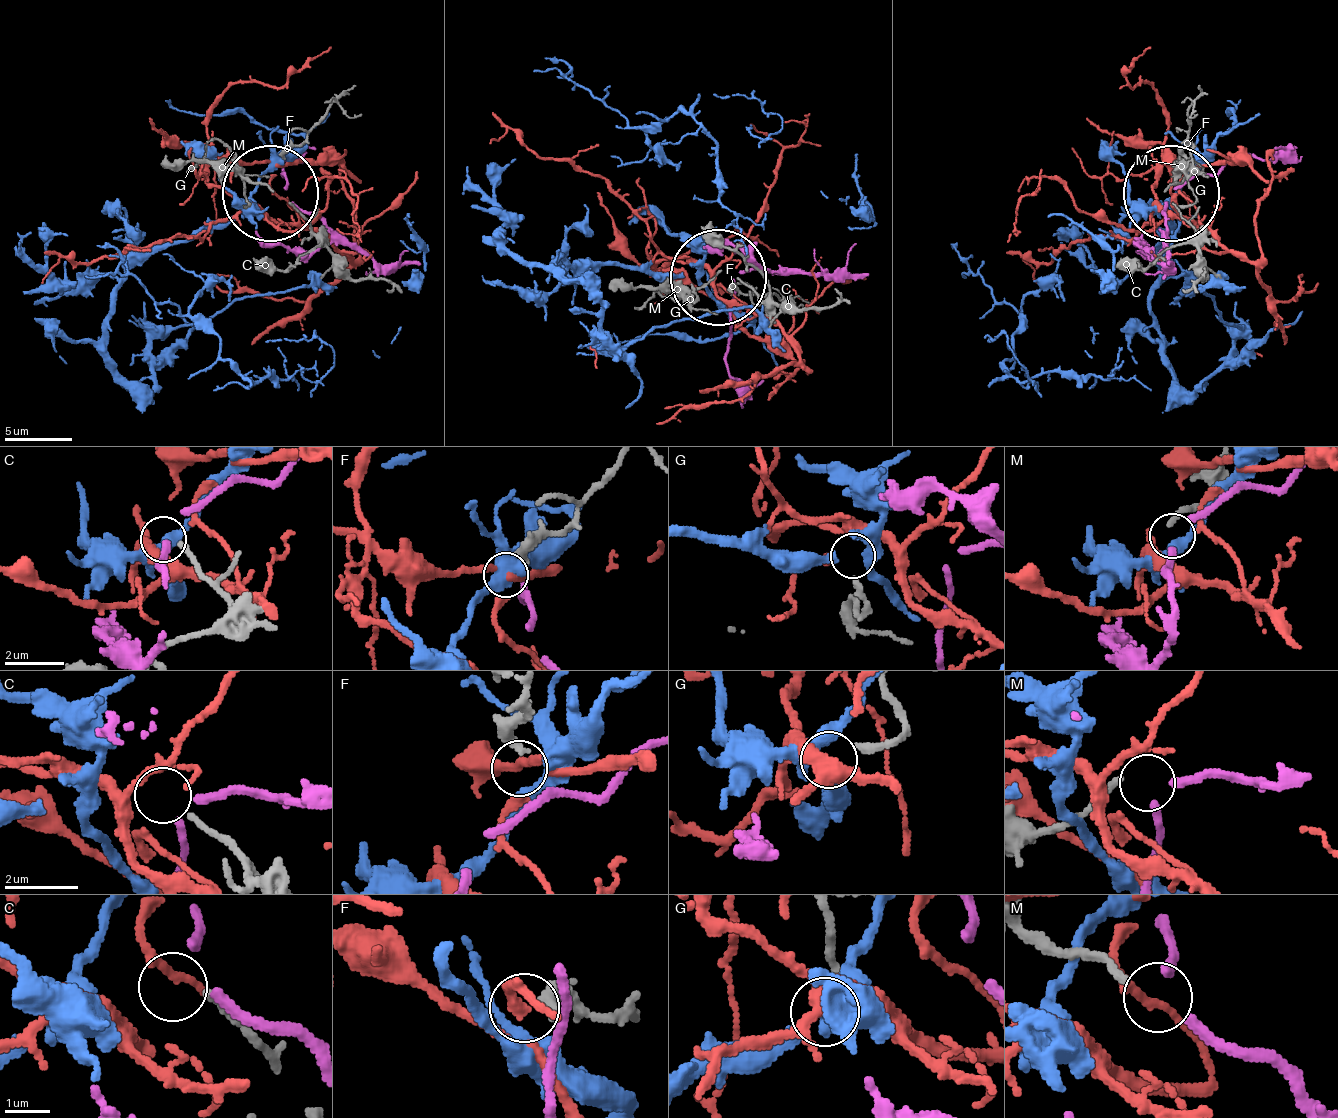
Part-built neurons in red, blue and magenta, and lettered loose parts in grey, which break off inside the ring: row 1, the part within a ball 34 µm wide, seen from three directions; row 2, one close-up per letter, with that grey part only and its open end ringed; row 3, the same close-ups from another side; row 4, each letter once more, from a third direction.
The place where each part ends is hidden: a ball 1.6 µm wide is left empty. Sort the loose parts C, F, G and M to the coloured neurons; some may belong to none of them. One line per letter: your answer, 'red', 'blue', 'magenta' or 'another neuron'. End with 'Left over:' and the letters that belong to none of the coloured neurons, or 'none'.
C: another neuron
F: red
G: another neuron
M: magenta
Left over: C, G

